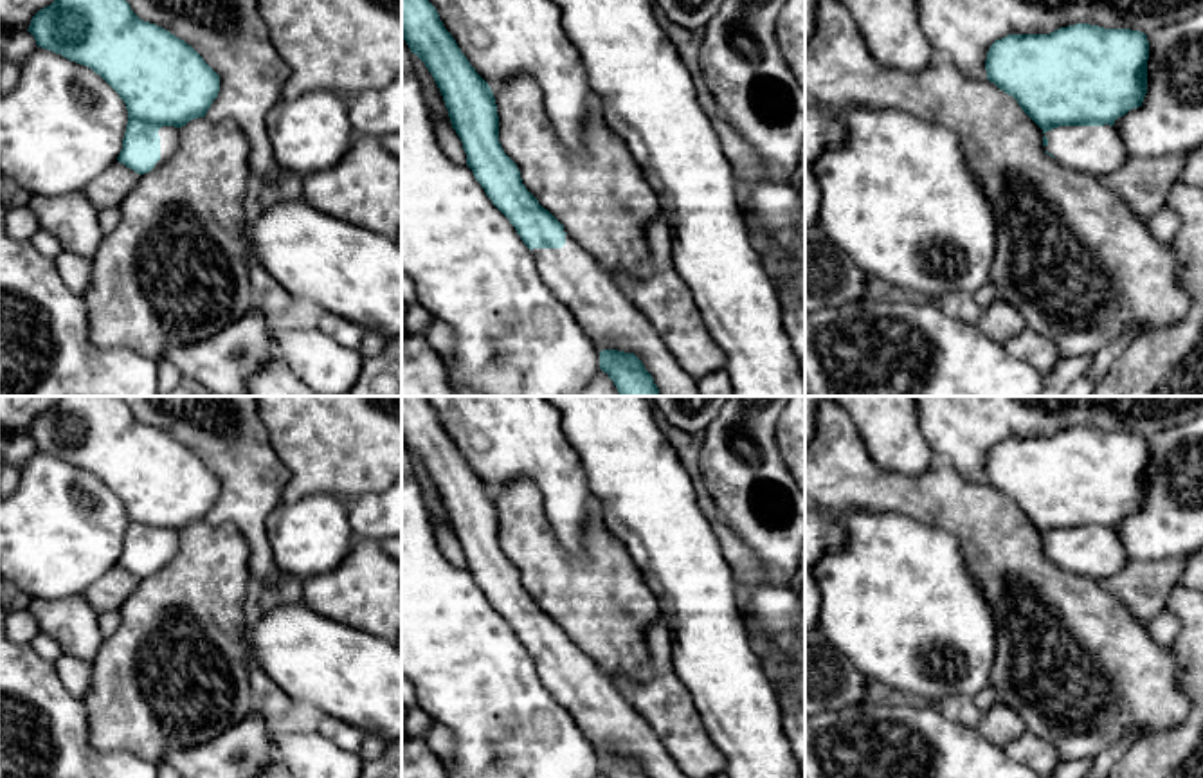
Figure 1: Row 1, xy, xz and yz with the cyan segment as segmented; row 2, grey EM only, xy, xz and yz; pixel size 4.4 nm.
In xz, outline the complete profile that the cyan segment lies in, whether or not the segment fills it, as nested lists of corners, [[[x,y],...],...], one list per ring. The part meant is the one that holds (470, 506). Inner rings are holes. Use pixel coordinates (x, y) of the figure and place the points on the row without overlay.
[[[402,396],[402,441],[432,477],[448,513],[452,531],[463,546],[466,569],[492,607],[510,623],[531,654],[544,688],[594,746],[600,755],[600,773],[607,778],[688,778],[652,728],[620,693],[614,679],[603,674],[526,593],[517,567],[499,546],[499,519],[492,492],[461,456],[425,396]]]

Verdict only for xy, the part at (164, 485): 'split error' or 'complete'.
split error

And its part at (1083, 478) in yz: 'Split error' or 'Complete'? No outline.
Split error

